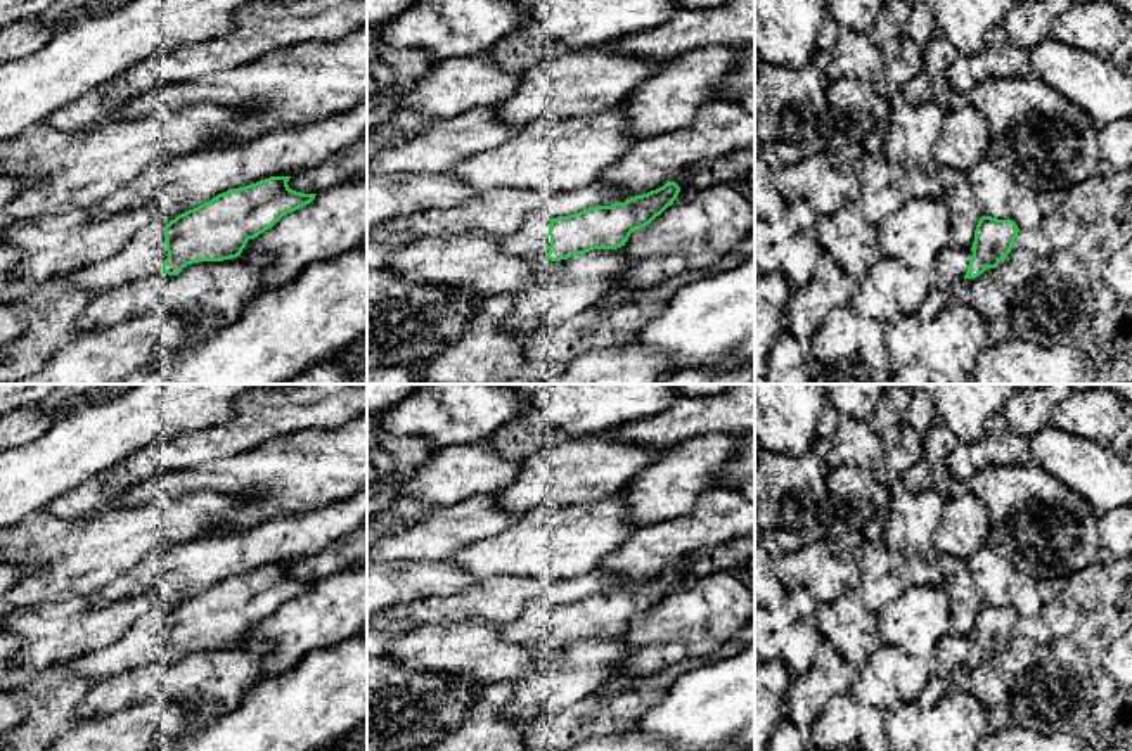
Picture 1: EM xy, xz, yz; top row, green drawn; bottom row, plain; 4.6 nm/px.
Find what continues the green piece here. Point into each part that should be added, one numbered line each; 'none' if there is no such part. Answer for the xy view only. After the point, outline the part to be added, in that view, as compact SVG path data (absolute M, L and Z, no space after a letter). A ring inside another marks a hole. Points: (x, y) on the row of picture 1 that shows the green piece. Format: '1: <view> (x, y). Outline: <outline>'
1: xy (144, 255). Outline: M164 218L138 228L118 254L71 273L74 287L99 294L142 277L163 273L168 258Z

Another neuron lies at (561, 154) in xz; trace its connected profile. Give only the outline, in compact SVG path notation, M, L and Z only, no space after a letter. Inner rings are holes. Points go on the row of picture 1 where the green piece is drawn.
M614 107L602 114L578 118L540 118L512 135L505 144L483 154L467 157L450 168L474 194L514 187L519 190L578 190L594 183L640 138L627 128L628 112Z

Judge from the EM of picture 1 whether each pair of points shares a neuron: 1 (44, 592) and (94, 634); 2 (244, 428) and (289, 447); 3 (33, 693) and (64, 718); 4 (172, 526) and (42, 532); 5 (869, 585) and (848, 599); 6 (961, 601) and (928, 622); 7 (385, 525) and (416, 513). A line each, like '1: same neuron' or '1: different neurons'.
1: different neurons
2: different neurons
3: same neuron
4: same neuron
5: different neurons
6: different neurons
7: same neuron

